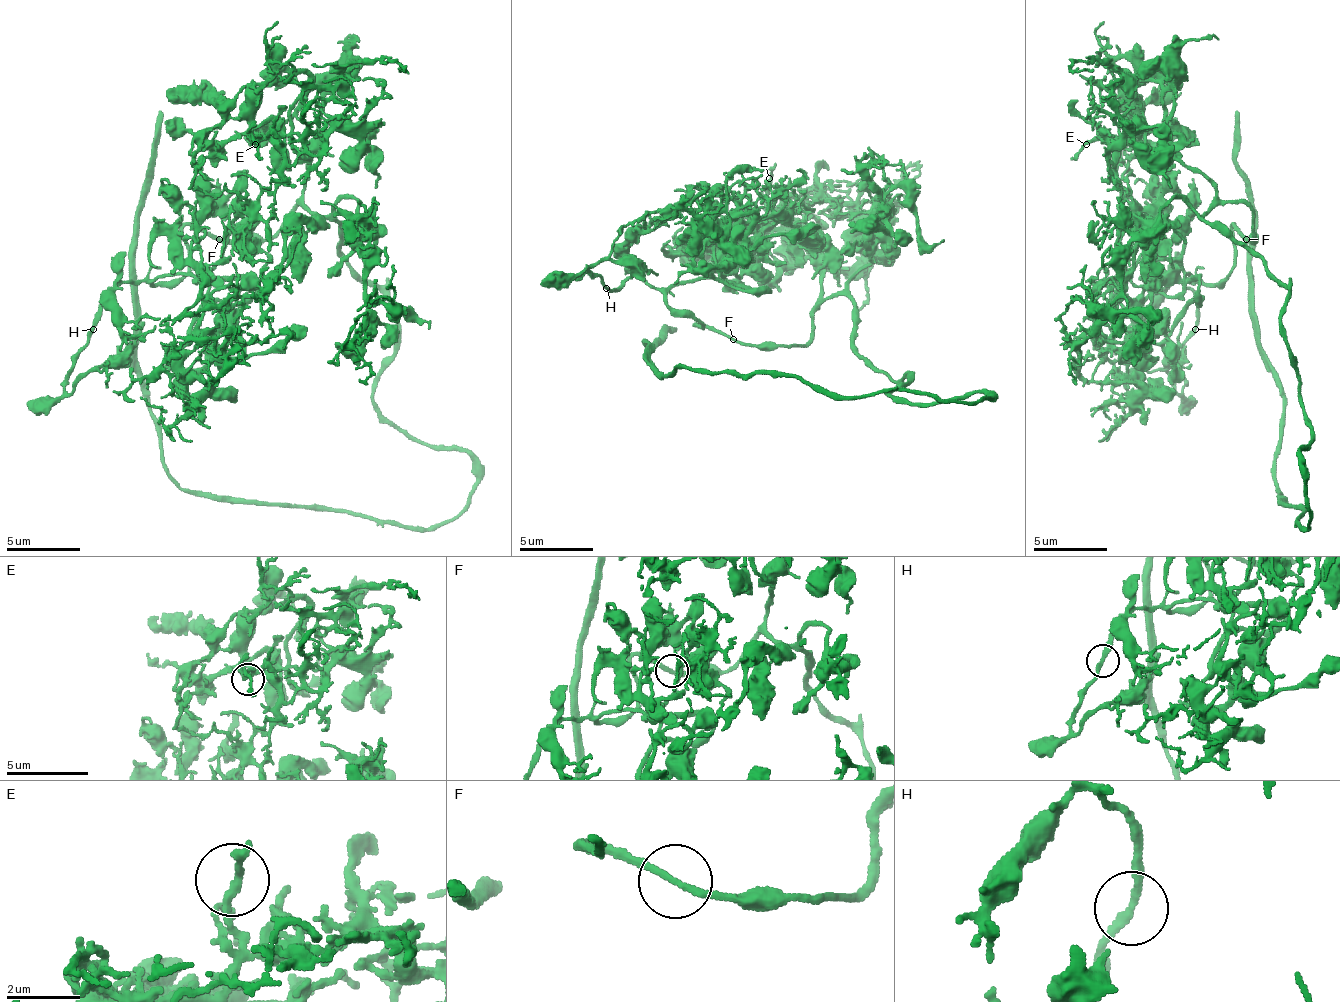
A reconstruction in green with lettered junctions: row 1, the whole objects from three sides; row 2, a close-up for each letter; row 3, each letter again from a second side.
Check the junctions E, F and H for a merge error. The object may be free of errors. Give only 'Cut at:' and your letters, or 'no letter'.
Cut at: no letter

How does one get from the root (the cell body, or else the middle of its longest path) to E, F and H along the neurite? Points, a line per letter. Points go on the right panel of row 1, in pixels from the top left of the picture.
E: (1306, 416), (1280, 324), (1288, 291), (1203, 218), (1214, 188), (1178, 159), (1163, 159), (1141, 133), (1086, 144)
F: (1306, 416), (1280, 324), (1288, 291), (1258, 258), (1203, 218), (1218, 203), (1244, 203), (1251, 210), (1247, 240)
H: (1306, 416), (1288, 291), (1203, 218), (1244, 203), (1233, 269), (1185, 280), (1196, 328)

